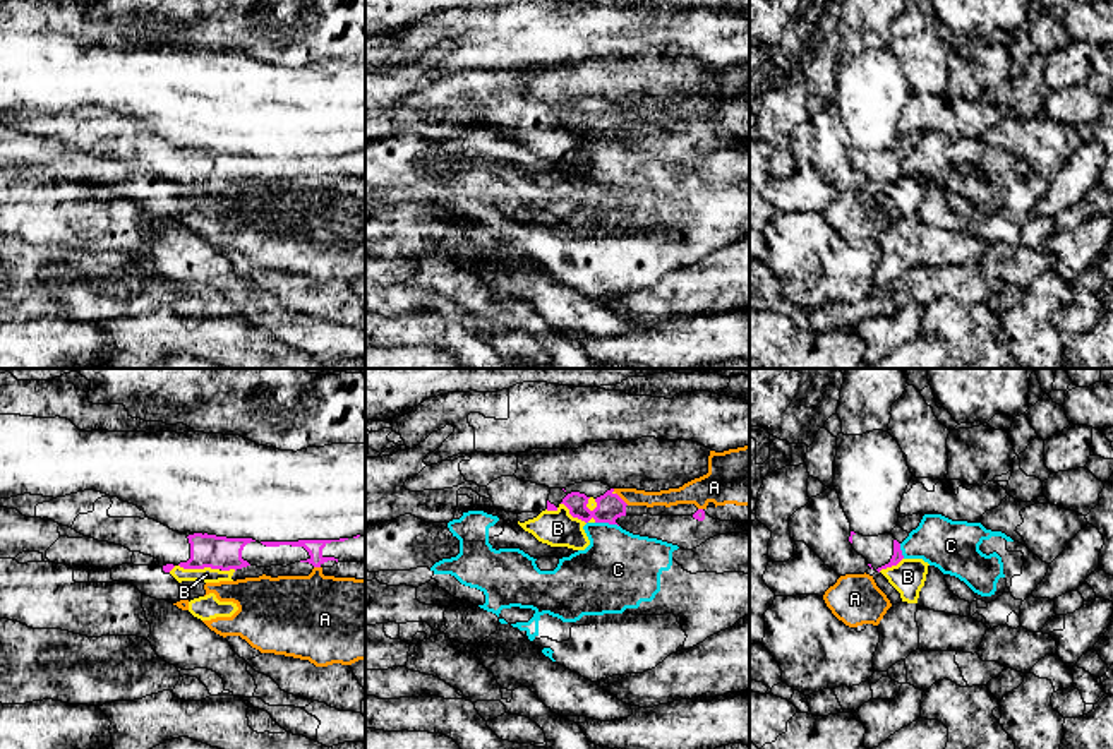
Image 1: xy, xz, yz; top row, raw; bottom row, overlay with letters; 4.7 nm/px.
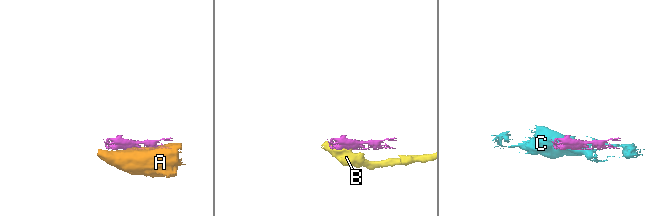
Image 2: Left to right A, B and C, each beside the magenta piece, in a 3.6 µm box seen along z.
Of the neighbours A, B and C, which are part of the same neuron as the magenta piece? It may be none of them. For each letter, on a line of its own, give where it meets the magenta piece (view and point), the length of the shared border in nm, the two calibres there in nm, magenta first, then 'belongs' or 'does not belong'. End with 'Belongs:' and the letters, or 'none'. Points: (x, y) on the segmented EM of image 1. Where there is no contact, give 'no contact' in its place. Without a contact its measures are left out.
A: contact xz (619, 497); length 110 nm; calibres 130 and 80 nm; does not belong
B: contact xy (199, 568); length 190 nm; calibres 160 and 70 nm; does not belong
C: contact xz (607, 521); length 110 nm; calibres 130 and 360 nm; does not belong
Belongs: none

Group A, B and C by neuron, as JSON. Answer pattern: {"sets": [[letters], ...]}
{"sets": [["A", "B"], ["C"]]}

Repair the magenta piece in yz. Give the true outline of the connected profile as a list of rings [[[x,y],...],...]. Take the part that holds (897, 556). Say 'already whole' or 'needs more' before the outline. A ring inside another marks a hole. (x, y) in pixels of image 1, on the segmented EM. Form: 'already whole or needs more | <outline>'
needs more | [[[851,531],[849,542],[852,548],[868,560],[868,566],[878,572],[881,569],[897,566],[904,559],[900,543],[892,533],[863,536]]]

